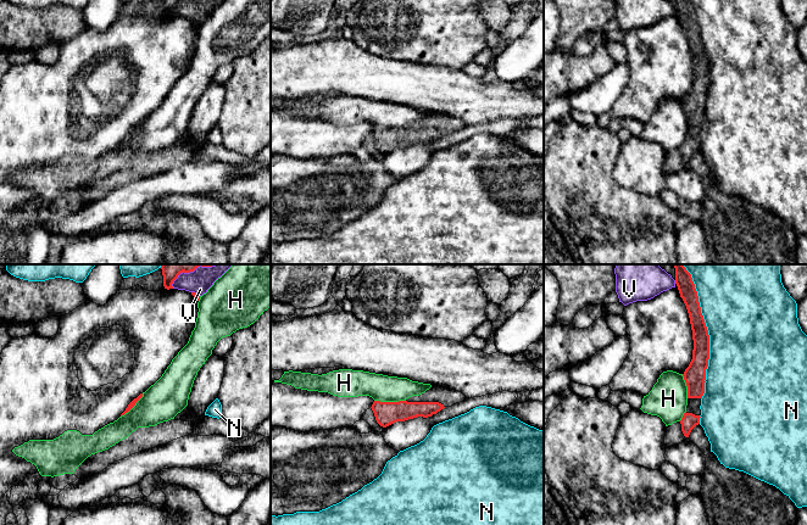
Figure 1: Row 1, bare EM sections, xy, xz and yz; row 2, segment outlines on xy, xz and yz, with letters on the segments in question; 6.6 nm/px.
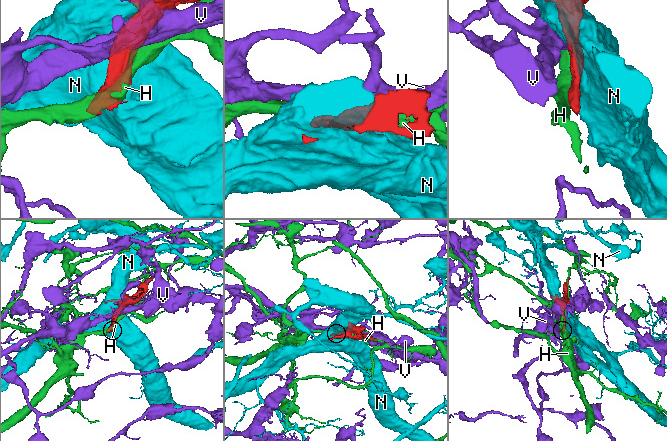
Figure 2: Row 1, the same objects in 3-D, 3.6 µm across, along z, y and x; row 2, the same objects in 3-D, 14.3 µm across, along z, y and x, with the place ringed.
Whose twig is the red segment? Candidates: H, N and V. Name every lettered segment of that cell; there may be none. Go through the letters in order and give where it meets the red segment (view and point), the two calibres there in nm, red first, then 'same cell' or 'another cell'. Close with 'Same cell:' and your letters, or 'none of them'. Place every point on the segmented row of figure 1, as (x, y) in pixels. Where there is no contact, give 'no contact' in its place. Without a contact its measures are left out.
H: meets red in xz at (390, 402); 160 nm thick on the red side, 180 nm on the other; another cell
N: meets red in yz at (707, 331); 120 nm thick on the red side, 500 nm on the other; another cell
V: meets red in xy at (191, 271); 150 nm thick on the red side, 160 nm on the other; another cell
Same cell: none of them

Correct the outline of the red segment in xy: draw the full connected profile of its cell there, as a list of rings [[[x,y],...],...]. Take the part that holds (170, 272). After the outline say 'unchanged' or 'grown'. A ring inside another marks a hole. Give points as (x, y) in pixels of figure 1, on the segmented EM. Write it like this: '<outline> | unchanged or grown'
[[[162,264],[163,286],[169,290],[173,289],[172,284],[180,273],[194,272],[197,267],[212,267],[216,264]]] | unchanged

